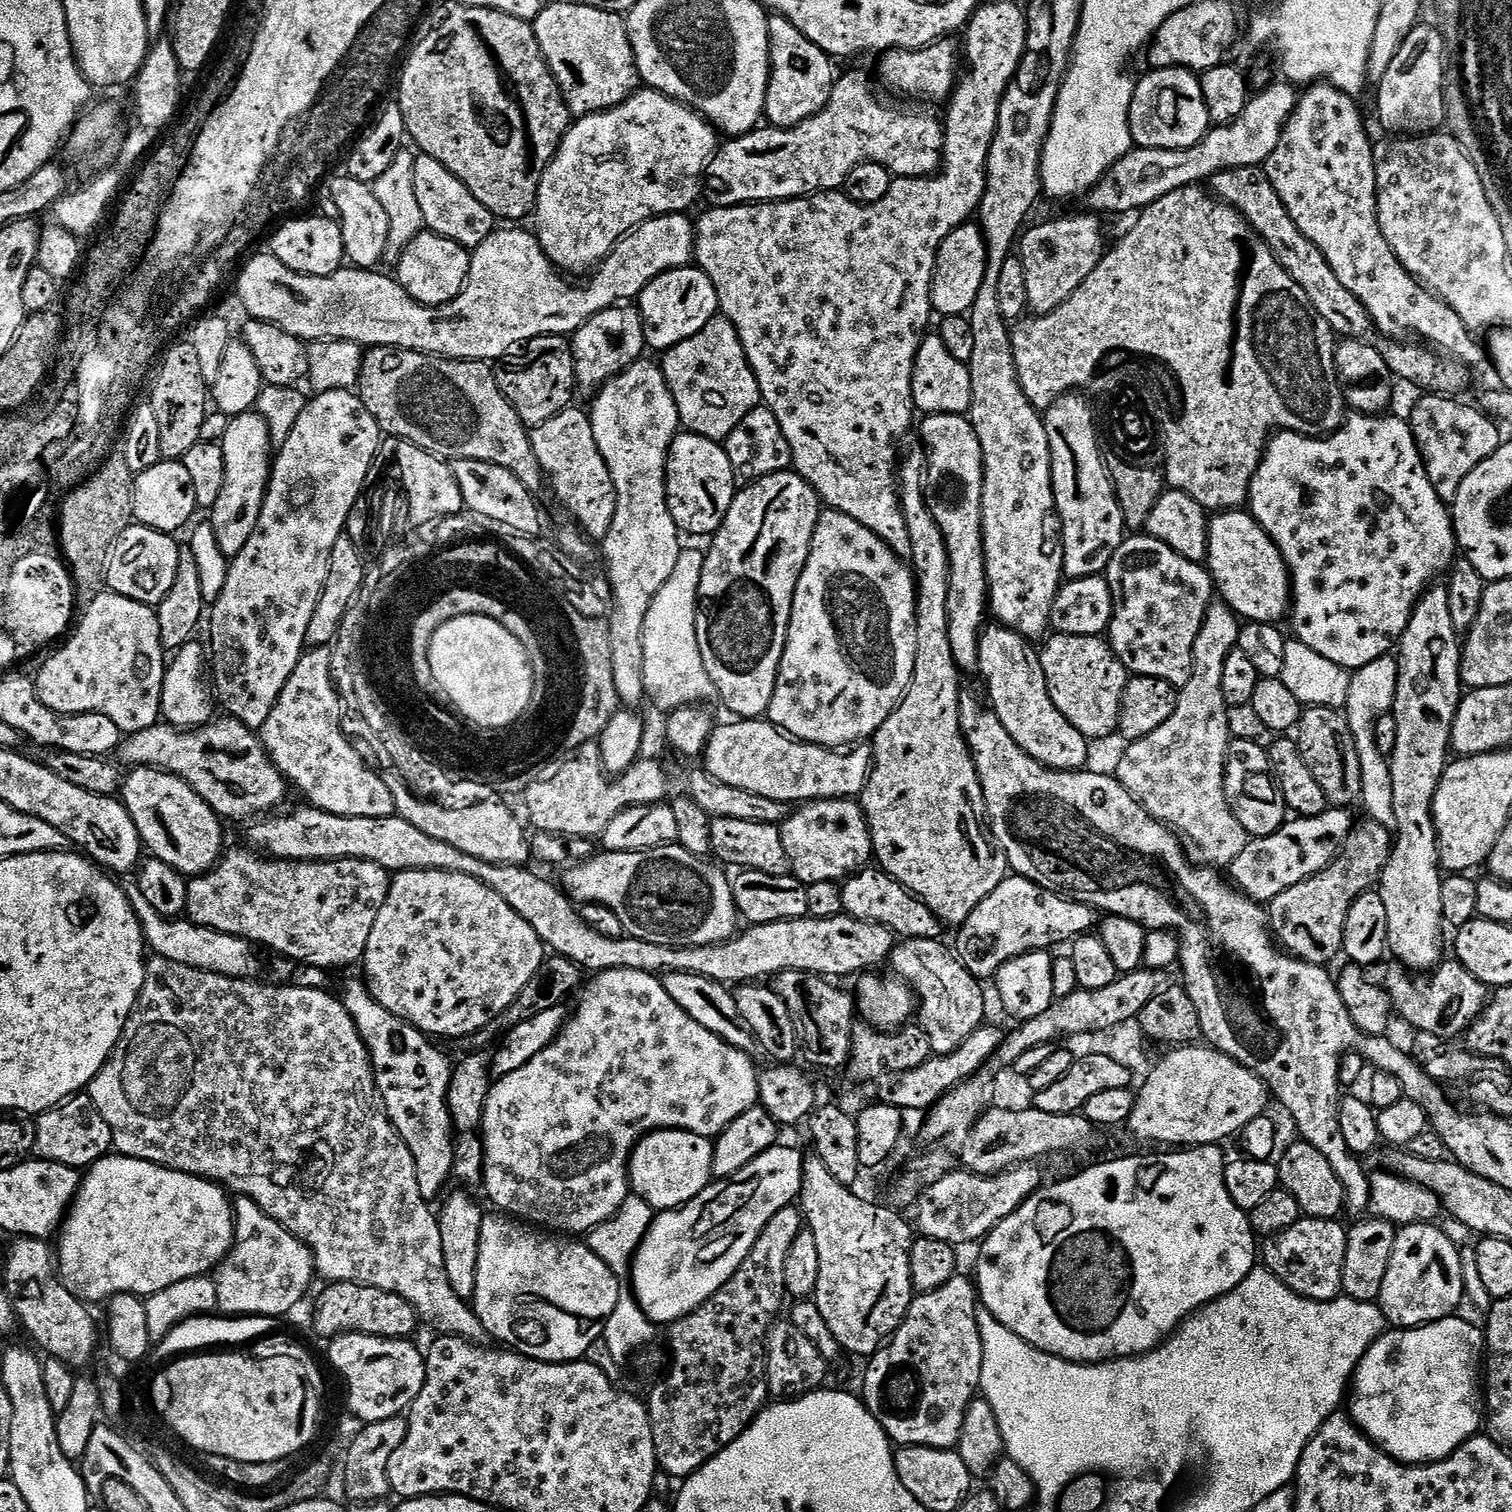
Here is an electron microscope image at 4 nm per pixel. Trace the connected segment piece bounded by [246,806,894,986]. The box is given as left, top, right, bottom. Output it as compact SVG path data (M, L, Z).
M303 807L253 819L247 825L247 847L273 860L365 860L382 866L390 874L426 868L466 874L481 880L498 894L498 898L502 898L502 902L506 902L506 906L510 906L510 910L526 918L526 922L534 926L534 934L538 934L540 941L555 955L572 960L588 974L606 970L643 970L653 974L689 972L725 986L760 982L763 976L771 978L786 970L812 972L825 978L855 977L871 969L868 968L871 964L891 957L894 947L894 934L886 926L843 914L834 918L808 916L799 920L753 924L729 940L693 948L671 948L627 934L616 940L606 938L606 934L598 934L596 928L590 927L580 917L577 905L557 885L556 889L550 881L531 872L531 867L488 864L447 842L430 838L400 815L354 818L330 814L321 808Z

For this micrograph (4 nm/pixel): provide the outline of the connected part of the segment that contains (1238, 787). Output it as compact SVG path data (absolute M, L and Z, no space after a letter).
M1232 740L1228 745L1228 759L1224 763L1224 793L1234 818L1242 822L1249 837L1274 834L1286 822L1286 809L1276 777L1268 761L1265 745Z

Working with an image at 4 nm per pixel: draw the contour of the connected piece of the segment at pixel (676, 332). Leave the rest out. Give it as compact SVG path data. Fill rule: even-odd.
M699 266L671 268L668 272L658 274L658 278L649 280L638 297L640 316L644 320L644 342L649 349L657 348L660 354L669 348L678 346L678 342L686 342L686 338L694 338L706 322L710 322L720 312L718 294L714 290L714 282Z

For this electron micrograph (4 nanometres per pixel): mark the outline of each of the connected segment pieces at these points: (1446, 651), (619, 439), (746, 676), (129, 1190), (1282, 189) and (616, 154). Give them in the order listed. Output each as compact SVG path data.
M1429 587L1416 601L1398 645L1396 693L1390 713L1396 727L1390 774L1397 830L1396 841L1391 841L1388 861L1378 881L1378 891L1386 906L1391 955L1396 955L1400 959L1397 961L1409 970L1431 970L1445 955L1446 925L1440 897L1442 872L1438 867L1440 855L1436 849L1432 799L1450 760L1451 726L1462 697L1462 640L1450 618L1446 587L1434 587Z
M641 358L628 368L624 368L616 376L610 377L604 385L591 397L592 408L590 407L590 415L592 417L592 429L594 430L594 442L598 442L598 450L602 454L602 458L606 462L606 466L610 470L610 478L612 485L616 487L616 509L614 510L614 518L610 522L610 530L604 536L602 547L604 547L604 564L608 567L608 584L612 587L612 596L610 595L610 611L606 616L606 623L610 630L610 654L614 658L614 686L618 686L618 694L620 695L620 703L624 706L632 706L635 700L644 700L646 693L644 691L644 655L642 654L642 630L644 629L644 619L646 618L646 610L650 610L650 602L654 602L654 594L658 594L658 590L662 590L662 582L666 582L666 578L670 578L670 574L674 574L674 565L678 563L678 554L682 551L682 533L677 528L674 518L670 514L670 506L668 505L668 495L666 494L666 470L668 469L668 451L674 442L674 438L681 431L682 425L680 415L678 414L678 406L674 406L674 394L670 394L670 386L666 386L666 378L664 377L663 367L659 363L656 364L649 358Z
M795 470L770 474L761 480L753 480L747 486L741 487L736 493L734 502L722 522L722 526L711 537L712 545L706 548L704 565L702 566L702 578L698 586L698 598L696 599L696 633L698 634L698 650L702 650L702 662L706 662L706 674L716 684L716 696L733 713L736 718L754 720L763 717L770 706L770 698L774 698L774 686L778 678L778 666L782 662L782 654L788 637L790 626L790 614L794 602L794 590L798 586L798 578L808 561L810 546L814 538L814 530L820 521L822 501L820 495L797 474Z
M109 1154L96 1160L92 1167L83 1173L80 1188L72 1199L72 1207L68 1209L66 1223L59 1229L60 1252L58 1248L58 1275L60 1281L78 1299L91 1302L101 1300L107 1302L113 1296L138 1296L147 1298L158 1294L158 1290L166 1290L166 1286L174 1286L174 1282L186 1282L186 1278L209 1275L219 1265L220 1261L228 1255L232 1248L232 1242L236 1234L236 1225L232 1219L232 1200L229 1193L215 1184L212 1180L203 1180L200 1176L191 1176L185 1172L179 1172L173 1168L164 1168L161 1164L155 1164L149 1160L139 1160L119 1154Z
M1317 82L1307 89L1308 92L1299 97L1292 116L1286 122L1282 138L1278 138L1278 146L1274 146L1274 154L1270 154L1266 165L1268 181L1274 186L1278 198L1286 206L1290 218L1322 250L1326 262L1338 274L1338 282L1366 306L1368 316L1372 319L1375 331L1381 332L1384 338L1415 338L1435 351L1460 361L1465 366L1480 364L1486 360L1486 352L1475 340L1473 329L1468 328L1454 314L1454 310L1435 292L1424 287L1415 276L1398 262L1394 250L1390 250L1390 242L1380 229L1376 213L1376 153L1374 140L1368 137L1364 129L1364 116L1355 104L1353 97L1341 88L1329 82Z
M650 87L633 92L627 100L604 112L590 112L579 117L560 139L556 155L546 166L538 186L534 231L544 253L561 270L592 270L610 255L622 237L639 224L655 216L687 213L687 208L699 196L701 199L708 164L718 147L716 136L717 129L695 108Z

